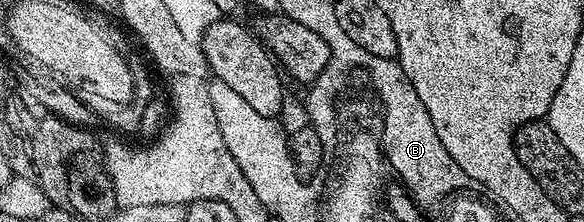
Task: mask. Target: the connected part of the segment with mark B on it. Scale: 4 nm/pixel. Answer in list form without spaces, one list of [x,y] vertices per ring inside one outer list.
[[[387,59],[382,65],[378,65],[369,61],[368,71],[371,71],[372,79],[375,79],[376,87],[388,105],[388,152],[400,173],[406,177],[406,183],[410,183],[420,197],[434,197],[436,193],[442,193],[444,189],[456,185],[456,181],[460,179],[458,170],[456,173],[442,173],[442,169],[452,169],[456,163],[453,159],[444,159],[447,151],[444,147],[438,147],[434,121],[430,121],[430,113],[426,113],[426,105],[418,101],[418,93],[414,93],[399,62]]]

